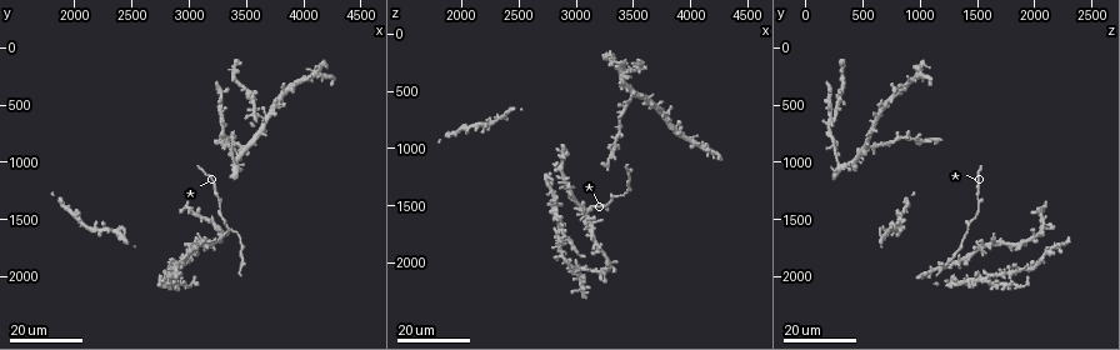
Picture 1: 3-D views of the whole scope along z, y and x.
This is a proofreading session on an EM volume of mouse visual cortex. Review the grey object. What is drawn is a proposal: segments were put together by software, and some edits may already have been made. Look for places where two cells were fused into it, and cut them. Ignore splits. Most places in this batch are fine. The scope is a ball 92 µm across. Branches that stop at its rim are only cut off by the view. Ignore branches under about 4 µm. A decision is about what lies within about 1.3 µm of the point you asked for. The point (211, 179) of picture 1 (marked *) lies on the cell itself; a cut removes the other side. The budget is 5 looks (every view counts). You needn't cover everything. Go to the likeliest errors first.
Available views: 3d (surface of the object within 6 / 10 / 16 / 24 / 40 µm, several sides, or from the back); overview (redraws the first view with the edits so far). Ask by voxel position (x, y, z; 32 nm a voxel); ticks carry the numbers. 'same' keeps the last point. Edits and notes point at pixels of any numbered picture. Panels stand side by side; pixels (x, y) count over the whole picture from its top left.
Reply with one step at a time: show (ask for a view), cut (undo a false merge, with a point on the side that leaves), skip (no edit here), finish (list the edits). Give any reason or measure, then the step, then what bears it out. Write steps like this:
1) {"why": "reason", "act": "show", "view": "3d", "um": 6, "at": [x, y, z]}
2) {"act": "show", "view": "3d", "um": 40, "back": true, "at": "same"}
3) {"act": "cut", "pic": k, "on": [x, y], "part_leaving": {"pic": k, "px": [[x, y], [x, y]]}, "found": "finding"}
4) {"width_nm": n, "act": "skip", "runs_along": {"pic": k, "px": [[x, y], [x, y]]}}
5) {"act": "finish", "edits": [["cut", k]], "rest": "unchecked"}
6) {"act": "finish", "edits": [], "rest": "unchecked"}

{"why": "looks like a crossing", "act": "show", "view": "3d", "um": 16, "at": [2940, 1880, 1360]}

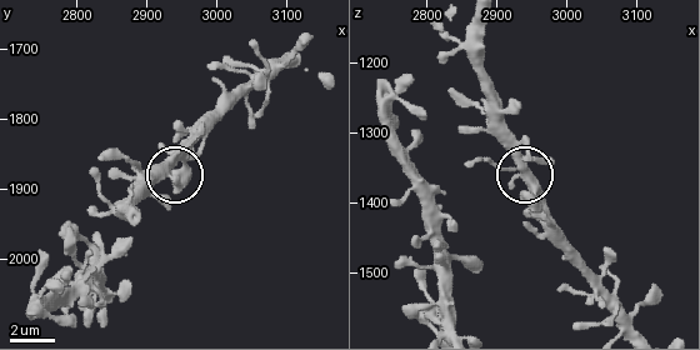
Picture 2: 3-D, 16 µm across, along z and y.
{"act": "show", "view": "3d", "um": 6, "at": [2930, 1865, 1345]}

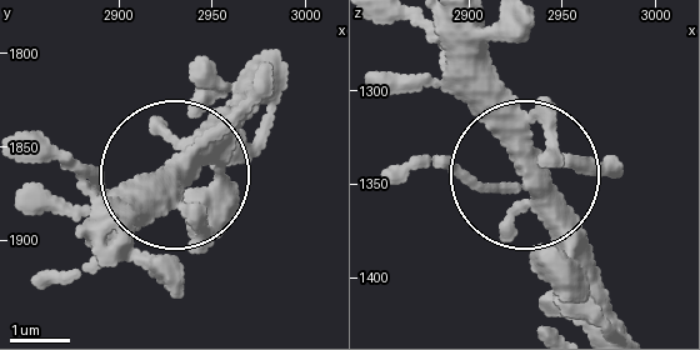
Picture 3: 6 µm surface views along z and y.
{"side_arm_um": 44, "act": "skip", "found": "continuous, no second cell"}

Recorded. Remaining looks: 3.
{"why": "sudden change in width", "act": "show", "view": "3d", "um": 16, "at": [3340, 1560, 1420]}

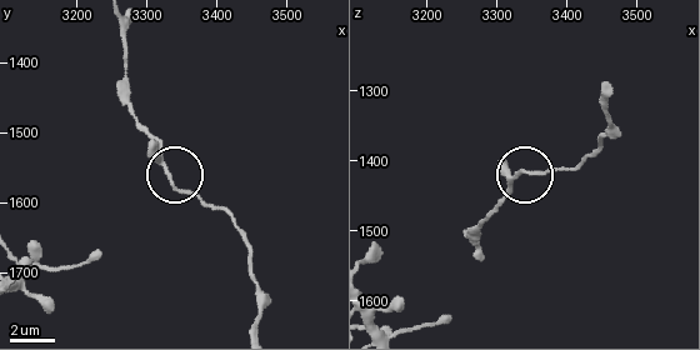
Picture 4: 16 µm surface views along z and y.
{"why": "closer look", "act": "show", "view": "3d", "um": 10, "at": [3325, 1550, 1420]}

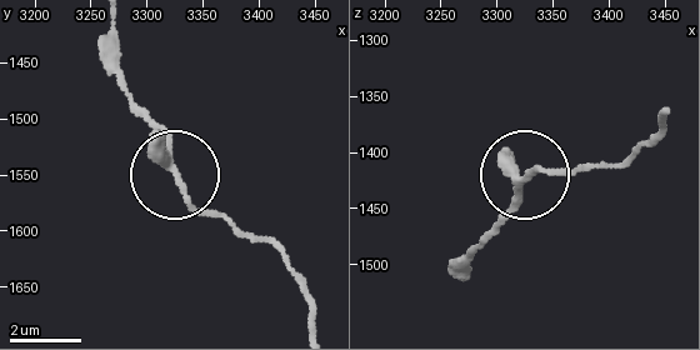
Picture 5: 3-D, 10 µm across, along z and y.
{"act": "show", "view": "3d", "um": 10, "back": true, "at": [3326, 1554, 1420]}

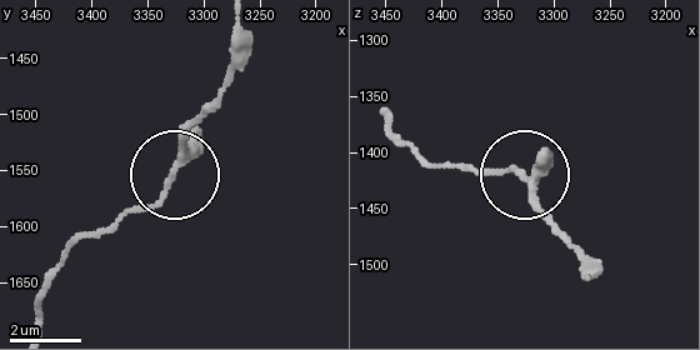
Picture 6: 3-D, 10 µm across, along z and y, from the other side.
{"arms": 3, "act": "skip", "runs_along": {"pic": 6, "px": [[235, 20], [229, 83], [188, 136], [164, 190], [113, 231]]}, "found": "all the same cell"}

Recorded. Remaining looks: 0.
{"act": "finish", "edits": [], "rest": "unchecked"}

